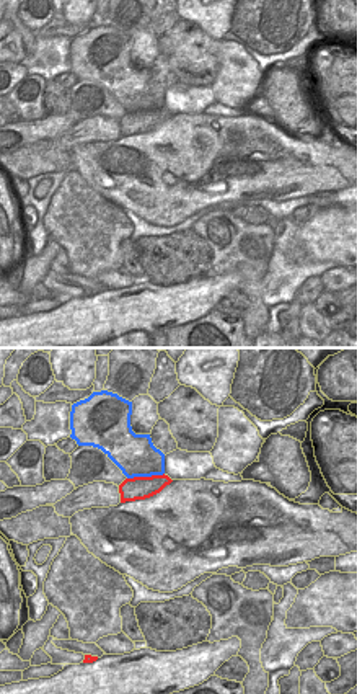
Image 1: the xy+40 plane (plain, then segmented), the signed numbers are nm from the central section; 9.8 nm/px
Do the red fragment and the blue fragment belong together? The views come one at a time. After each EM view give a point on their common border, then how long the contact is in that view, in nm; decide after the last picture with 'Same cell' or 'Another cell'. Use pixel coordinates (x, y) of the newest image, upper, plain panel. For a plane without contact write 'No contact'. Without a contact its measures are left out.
Touches red at (145, 111). Shared border 380 nm

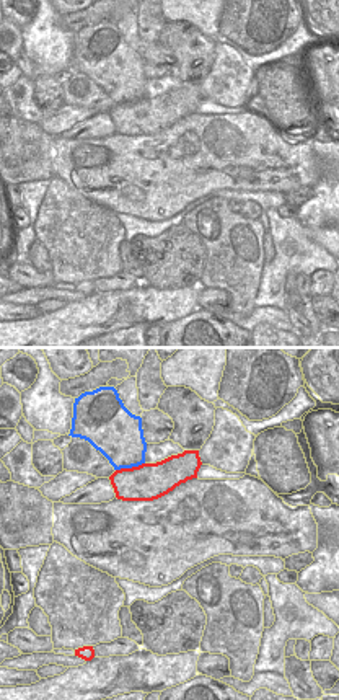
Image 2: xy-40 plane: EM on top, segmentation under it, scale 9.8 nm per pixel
Touches red at (129, 103). Shared border 300 nm

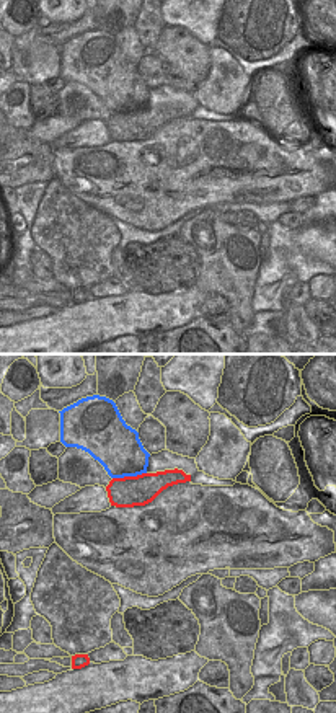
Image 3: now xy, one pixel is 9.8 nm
Touches red at (129, 111). Shared border 340 nm

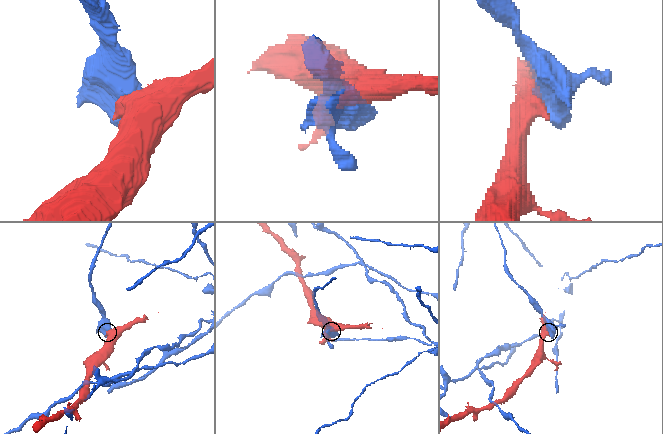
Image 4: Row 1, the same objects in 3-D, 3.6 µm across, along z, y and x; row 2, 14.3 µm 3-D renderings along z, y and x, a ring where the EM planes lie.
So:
Another cell

